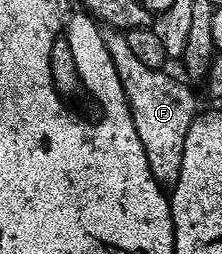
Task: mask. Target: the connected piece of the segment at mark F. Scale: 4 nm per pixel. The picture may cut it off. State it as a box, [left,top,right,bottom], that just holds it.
[103,28,198,188]

